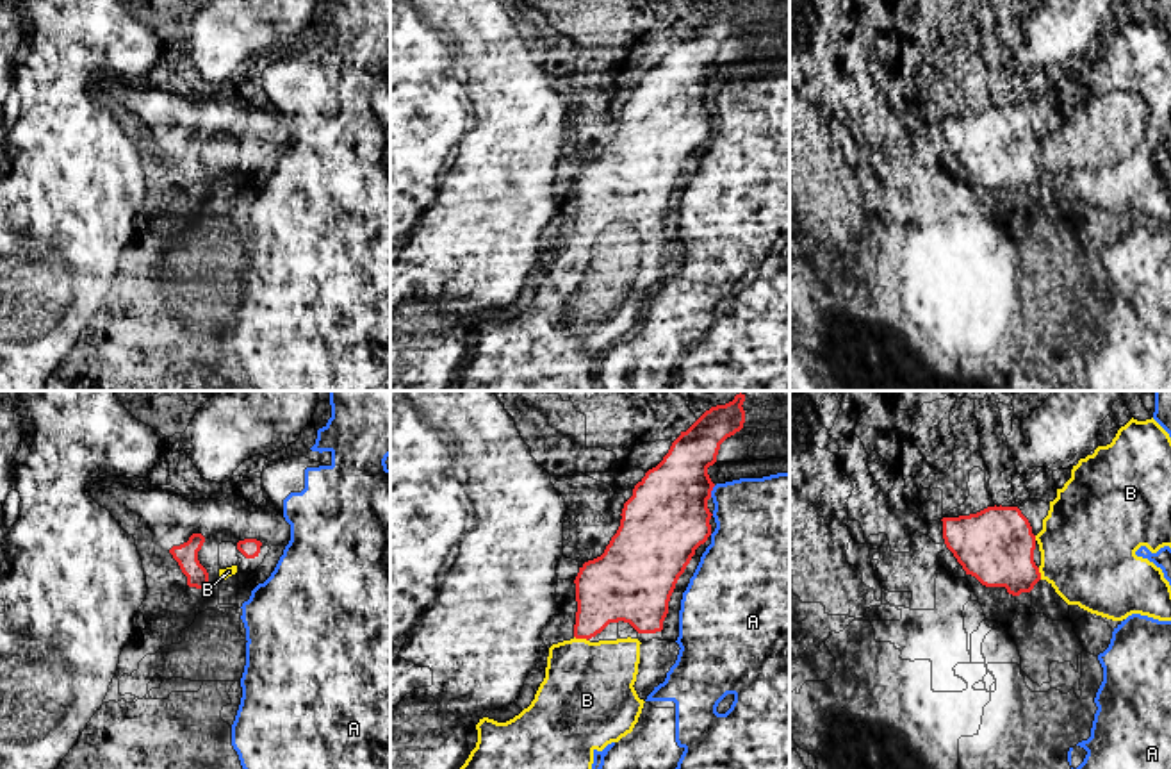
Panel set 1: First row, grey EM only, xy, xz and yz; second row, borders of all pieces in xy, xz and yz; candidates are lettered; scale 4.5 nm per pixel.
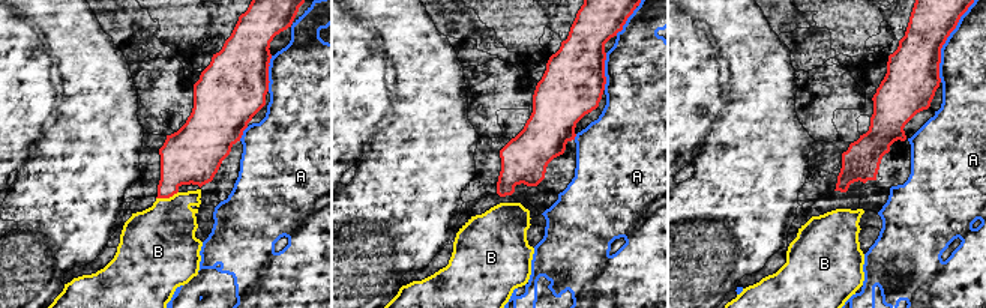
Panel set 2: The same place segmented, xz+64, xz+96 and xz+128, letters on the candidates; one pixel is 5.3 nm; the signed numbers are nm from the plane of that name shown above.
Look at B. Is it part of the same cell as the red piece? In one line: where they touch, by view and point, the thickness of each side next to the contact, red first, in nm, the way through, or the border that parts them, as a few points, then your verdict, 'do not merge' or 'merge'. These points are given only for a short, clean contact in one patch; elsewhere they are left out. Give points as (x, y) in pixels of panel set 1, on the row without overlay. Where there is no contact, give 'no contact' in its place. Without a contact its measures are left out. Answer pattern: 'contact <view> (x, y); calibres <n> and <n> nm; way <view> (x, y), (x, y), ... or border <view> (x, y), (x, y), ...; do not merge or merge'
contact xz (581, 238); calibres 300 and 420 nm; way xz (608, 190), (581, 238), (587, 293); merge

